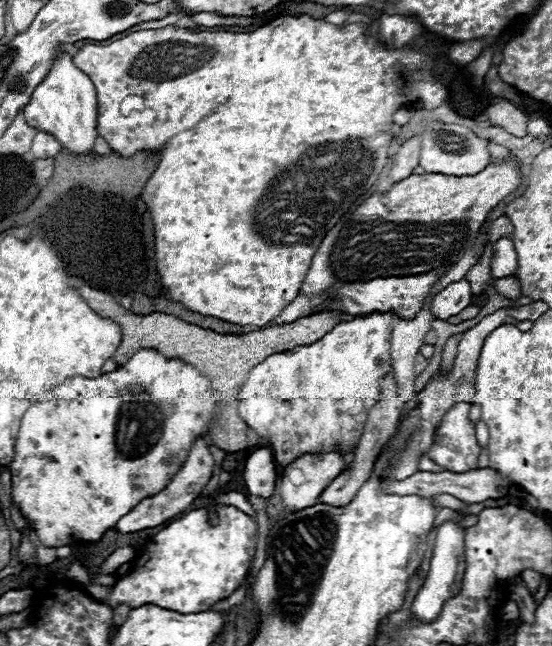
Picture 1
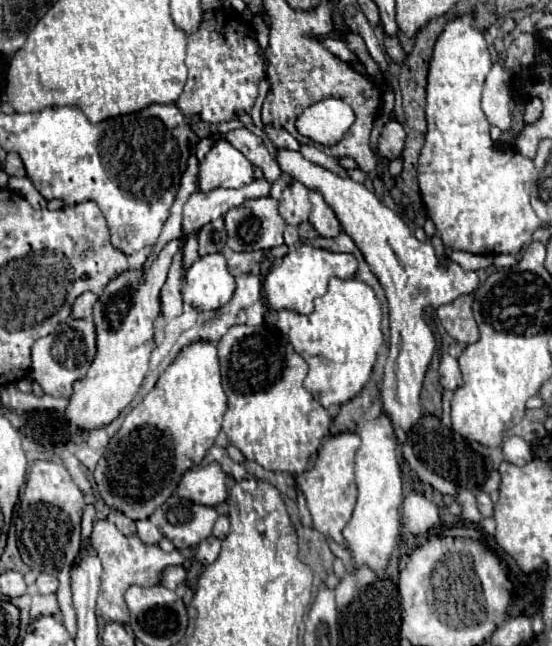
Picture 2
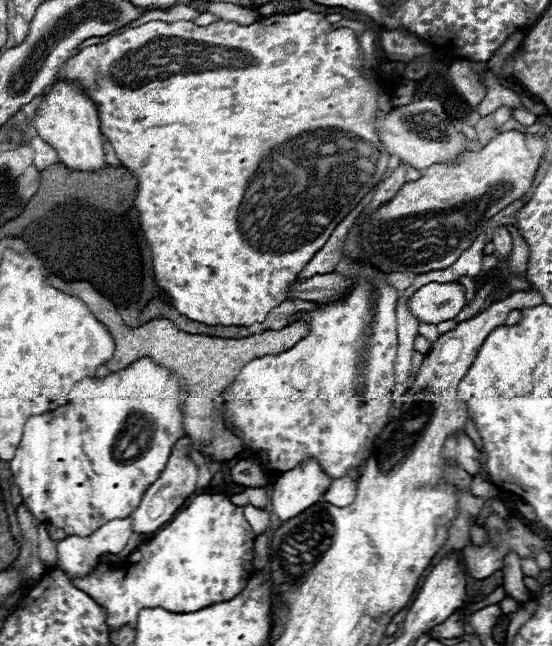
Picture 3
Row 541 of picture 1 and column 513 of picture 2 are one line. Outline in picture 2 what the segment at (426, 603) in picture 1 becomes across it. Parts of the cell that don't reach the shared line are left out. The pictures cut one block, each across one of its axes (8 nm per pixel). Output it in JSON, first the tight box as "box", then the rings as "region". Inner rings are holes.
{"box":[502,436,534,466],"region":[[[508,436],[502,442],[502,452],[504,452],[504,460],[516,466],[524,466],[534,458],[532,446],[520,436]]]}

